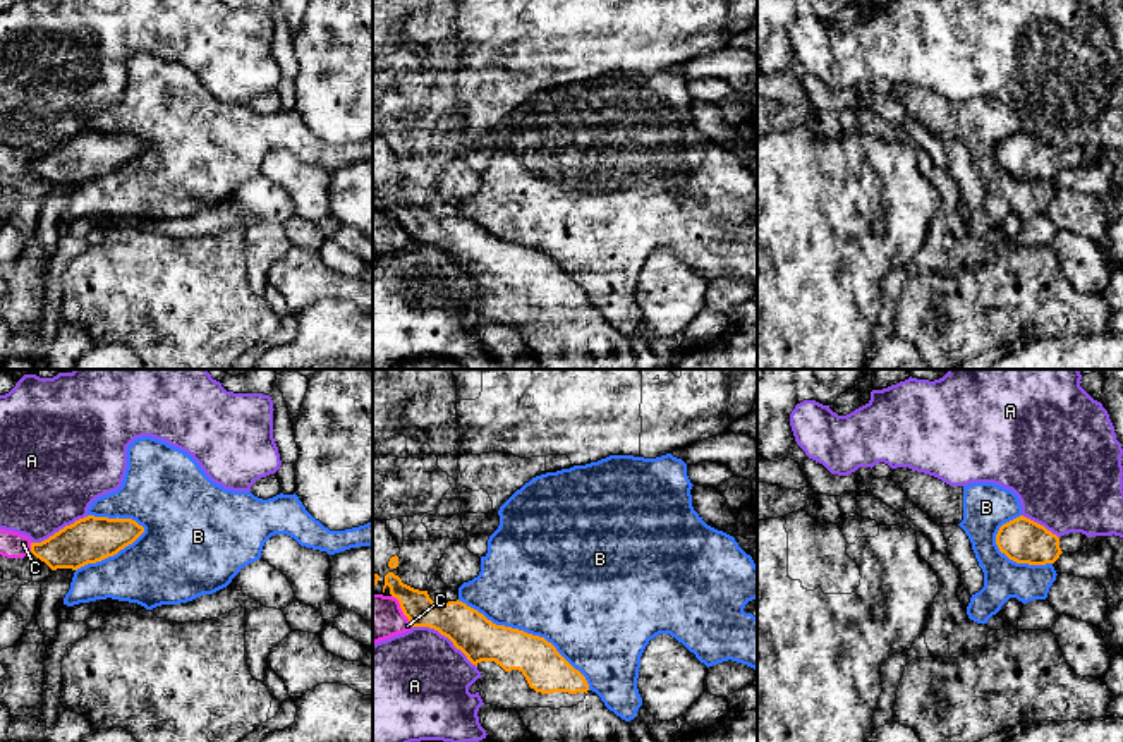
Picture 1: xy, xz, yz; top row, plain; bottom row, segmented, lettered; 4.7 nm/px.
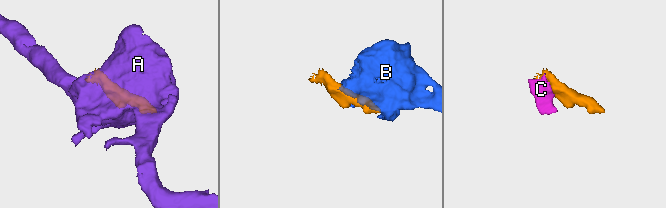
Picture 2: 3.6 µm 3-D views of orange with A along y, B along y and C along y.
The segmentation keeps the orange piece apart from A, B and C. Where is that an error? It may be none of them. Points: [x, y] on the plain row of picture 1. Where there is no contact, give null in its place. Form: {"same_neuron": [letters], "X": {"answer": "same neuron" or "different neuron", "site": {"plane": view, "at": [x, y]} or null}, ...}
{"same_neuron": [], "A": {"answer": "different neuron", "site": {"plane": "xz", "at": [445, 251]}}, "B": {"answer": "different neuron", "site": {"plane": "xz", "at": [526, 248]}}, "C": {"answer": "different neuron", "site": {"plane": "xz", "at": [402, 225]}}}

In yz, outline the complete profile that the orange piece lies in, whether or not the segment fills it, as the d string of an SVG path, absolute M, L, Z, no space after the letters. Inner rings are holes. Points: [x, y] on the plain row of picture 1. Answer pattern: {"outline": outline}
{"outline": "M1023 131L1003 139L996 149L996 160L1001 168L1017 179L1029 180L1054 179L1061 168L1084 165L1087 156L1089 153L1082 148L1058 153Z"}

